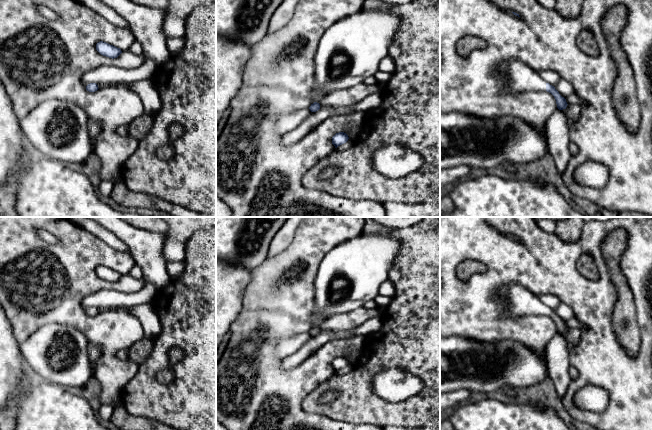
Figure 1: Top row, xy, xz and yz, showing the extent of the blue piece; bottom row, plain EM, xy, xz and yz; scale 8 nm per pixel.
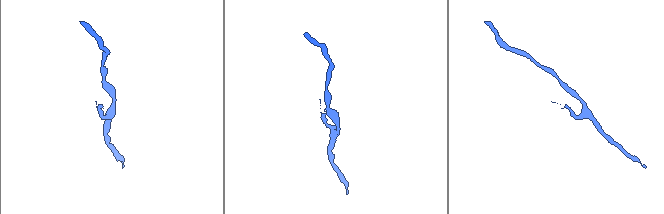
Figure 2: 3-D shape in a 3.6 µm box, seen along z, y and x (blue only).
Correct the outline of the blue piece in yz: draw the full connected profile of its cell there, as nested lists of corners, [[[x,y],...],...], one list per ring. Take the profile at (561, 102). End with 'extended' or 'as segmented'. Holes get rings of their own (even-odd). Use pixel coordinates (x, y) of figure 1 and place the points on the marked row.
[[[511,59],[502,77],[504,79],[502,89],[504,95],[547,91],[554,96],[559,110],[566,109],[568,105],[566,99],[559,94],[554,86],[547,83],[539,72],[520,60]]] | extended

